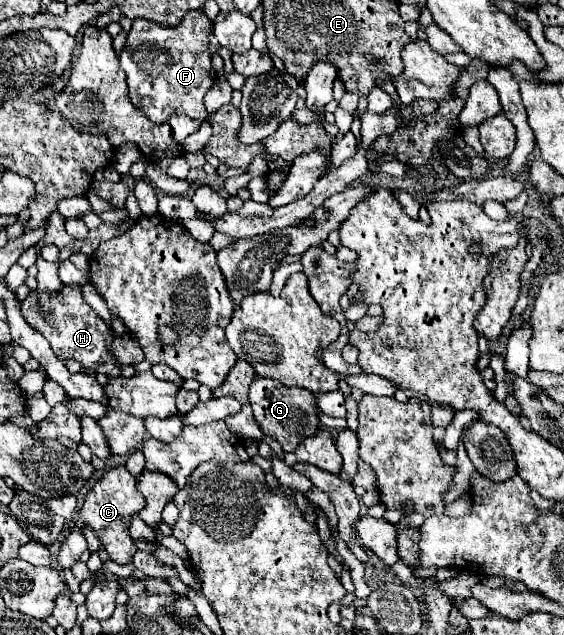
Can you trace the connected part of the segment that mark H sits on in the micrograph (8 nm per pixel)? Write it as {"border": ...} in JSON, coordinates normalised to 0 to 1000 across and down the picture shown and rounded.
{"border":[[[121,449],[106,461],[67,461],[53,458],[46,471],[35,474],[35,490],[67,524],[82,531],[99,562],[117,572],[121,565],[138,569],[152,581],[177,584],[191,594],[209,594],[220,575],[241,575],[255,565],[248,540],[238,528],[209,528],[199,515],[170,496],[170,490],[149,474],[142,449]]]}

